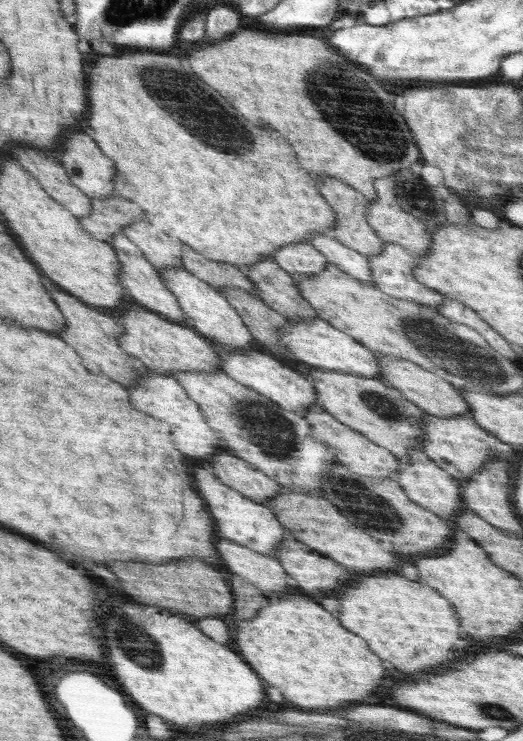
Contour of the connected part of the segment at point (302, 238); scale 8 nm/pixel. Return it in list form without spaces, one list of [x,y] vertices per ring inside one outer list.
[[[136,52],[136,54],[124,54],[124,56],[102,56],[102,58],[96,60],[92,72],[88,74],[88,83],[92,84],[92,120],[88,118],[88,128],[90,128],[92,134],[96,136],[96,142],[100,142],[100,148],[104,148],[104,152],[108,152],[108,156],[112,156],[112,160],[116,160],[116,164],[120,164],[120,196],[124,196],[124,198],[128,198],[128,200],[132,200],[132,202],[138,204],[144,211],[145,218],[149,222],[152,222],[153,225],[158,224],[158,228],[166,226],[166,228],[172,232],[172,234],[168,234],[170,237],[176,236],[178,240],[182,240],[183,245],[188,245],[194,252],[202,254],[204,259],[212,260],[216,263],[232,264],[234,268],[244,269],[248,266],[252,266],[252,264],[260,263],[260,260],[264,260],[264,258],[270,258],[270,256],[272,256],[276,250],[280,250],[282,246],[298,244],[298,242],[308,242],[308,236],[314,236],[314,234],[326,234],[326,230],[330,231],[336,227],[336,213],[334,213],[334,209],[330,208],[330,206],[326,204],[326,200],[318,194],[316,182],[308,176],[308,172],[306,172],[304,168],[298,166],[298,162],[296,162],[296,154],[294,154],[292,146],[290,146],[278,132],[270,132],[270,130],[256,128],[256,126],[252,126],[246,118],[242,118],[240,112],[234,110],[234,108],[224,100],[224,96],[220,96],[214,88],[208,88],[204,82],[200,82],[200,80],[192,74],[190,68],[184,68],[184,64],[182,64],[182,56],[178,58],[178,56],[172,56],[172,54],[154,54],[154,52]]]

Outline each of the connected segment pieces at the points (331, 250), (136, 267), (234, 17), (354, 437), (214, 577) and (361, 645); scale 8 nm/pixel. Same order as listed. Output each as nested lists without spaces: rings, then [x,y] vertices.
[[[314,236],[310,242],[316,250],[319,250],[330,263],[335,264],[342,272],[354,276],[362,284],[374,286],[368,258],[356,250],[347,248],[330,236]]]
[[[124,232],[115,234],[111,246],[115,249],[117,257],[121,261],[120,265],[122,265],[119,277],[120,284],[123,284],[126,293],[133,298],[134,302],[156,314],[160,314],[170,322],[176,322],[176,324],[194,329],[192,319],[188,319],[188,316],[182,313],[182,309],[176,301],[176,296],[172,295],[171,290],[166,287],[166,283],[160,279],[155,266],[148,262],[140,248],[130,238],[126,237]]]
[[[227,1],[214,4],[206,12],[206,42],[216,43],[218,40],[226,40],[230,34],[236,33],[240,28],[240,20],[244,20],[242,14],[230,6]]]
[[[314,404],[312,408],[308,408],[304,412],[304,418],[310,423],[314,437],[328,445],[328,449],[332,450],[332,454],[336,454],[338,462],[346,466],[352,472],[356,472],[359,476],[370,476],[370,478],[390,478],[398,474],[401,461],[397,459],[387,448],[382,448],[378,444],[374,444],[368,440],[366,436],[360,434],[357,430],[342,424],[332,415],[329,415],[324,408]]]
[[[184,560],[184,564],[164,564],[164,566],[152,566],[152,564],[112,564],[110,568],[120,580],[124,590],[140,604],[166,608],[172,612],[182,612],[192,616],[191,620],[200,618],[214,618],[214,616],[226,616],[232,611],[234,594],[232,587],[224,582],[224,576],[220,572],[210,570],[204,562],[196,560]]]
[[[300,591],[278,596],[278,600],[272,604],[268,602],[268,606],[260,610],[254,620],[250,622],[240,620],[236,624],[238,625],[236,642],[240,644],[242,658],[258,672],[262,680],[278,688],[286,700],[304,710],[320,712],[320,710],[336,710],[344,706],[364,704],[378,694],[380,686],[386,680],[386,668],[382,660],[370,652],[366,642],[360,636],[344,630],[330,612],[326,612],[322,606],[316,604],[316,600]]]

